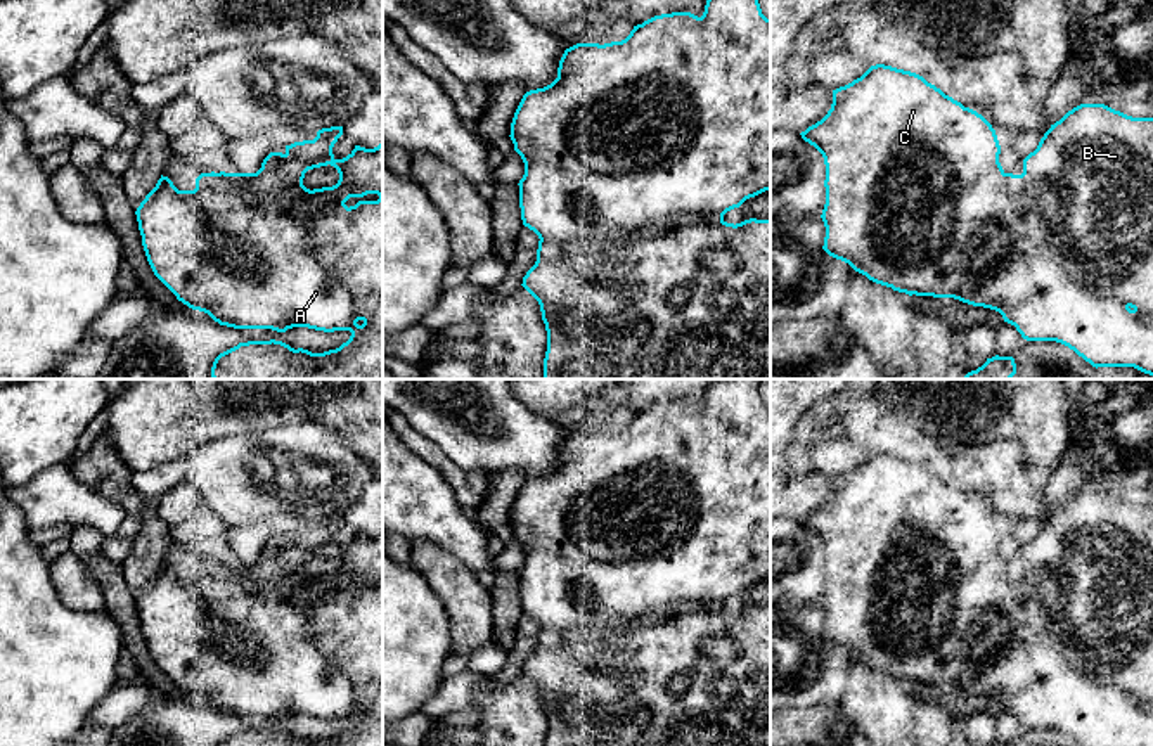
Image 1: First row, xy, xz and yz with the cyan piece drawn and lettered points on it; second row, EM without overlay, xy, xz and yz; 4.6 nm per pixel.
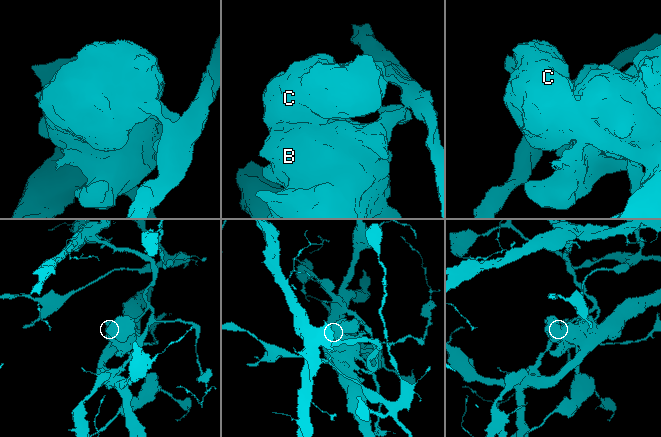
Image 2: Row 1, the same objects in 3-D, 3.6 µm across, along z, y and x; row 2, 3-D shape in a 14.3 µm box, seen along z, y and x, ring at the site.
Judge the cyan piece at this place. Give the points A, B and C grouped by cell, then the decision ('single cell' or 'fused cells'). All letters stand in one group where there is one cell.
A C / B; fused cells

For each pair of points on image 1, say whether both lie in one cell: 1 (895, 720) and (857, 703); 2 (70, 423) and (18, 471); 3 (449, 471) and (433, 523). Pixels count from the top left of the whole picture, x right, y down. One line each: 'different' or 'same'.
1: same
2: same
3: different

